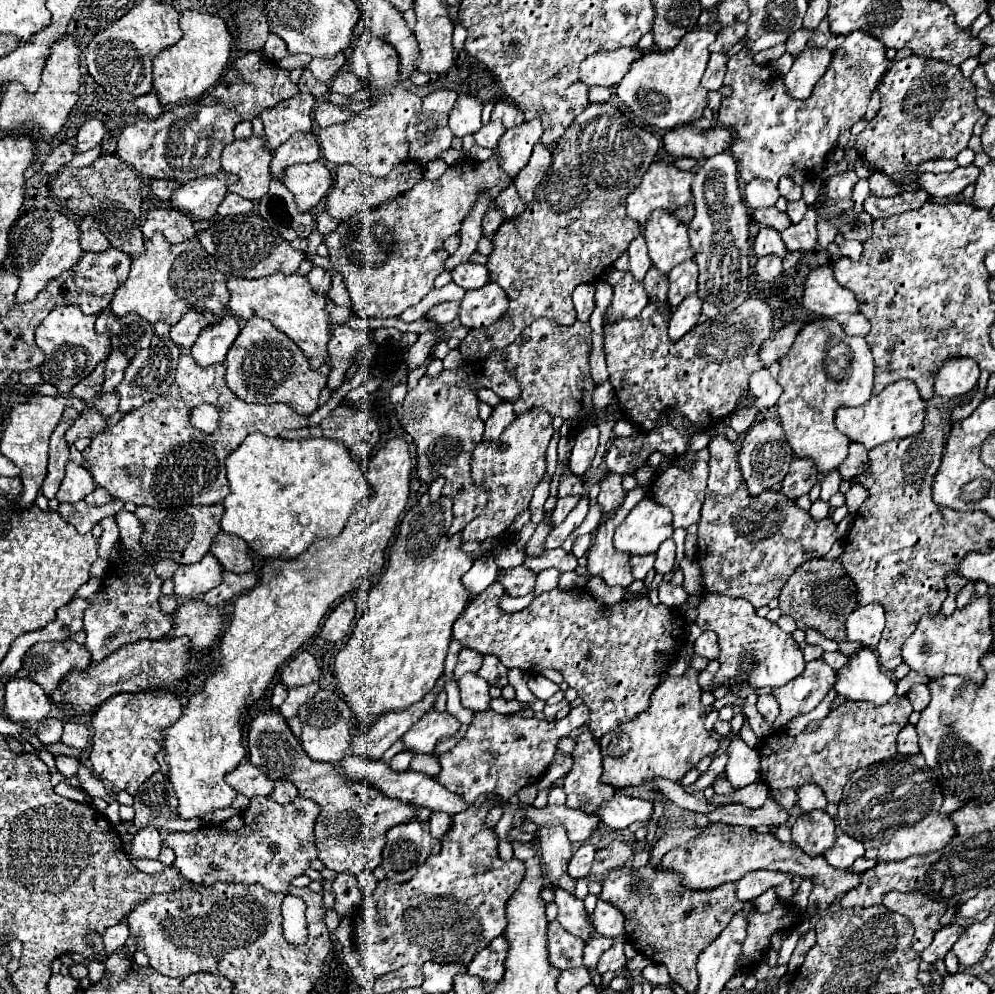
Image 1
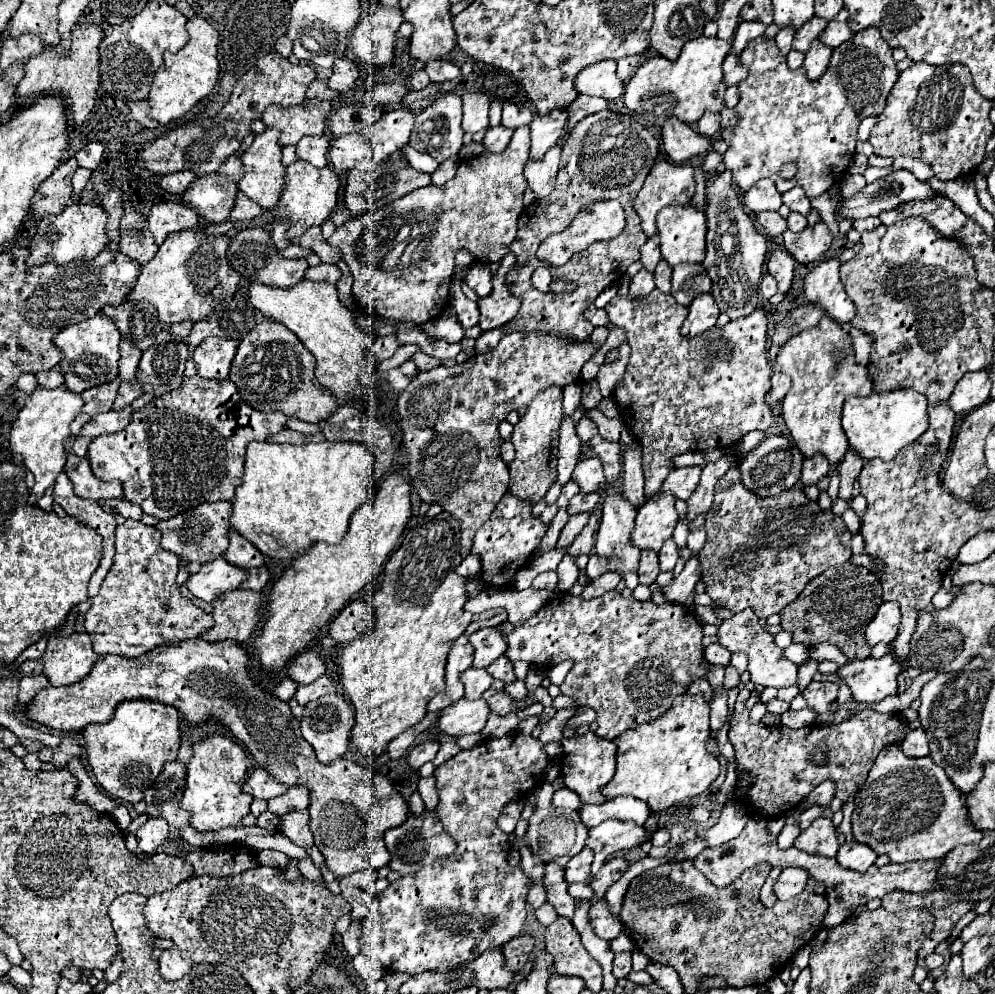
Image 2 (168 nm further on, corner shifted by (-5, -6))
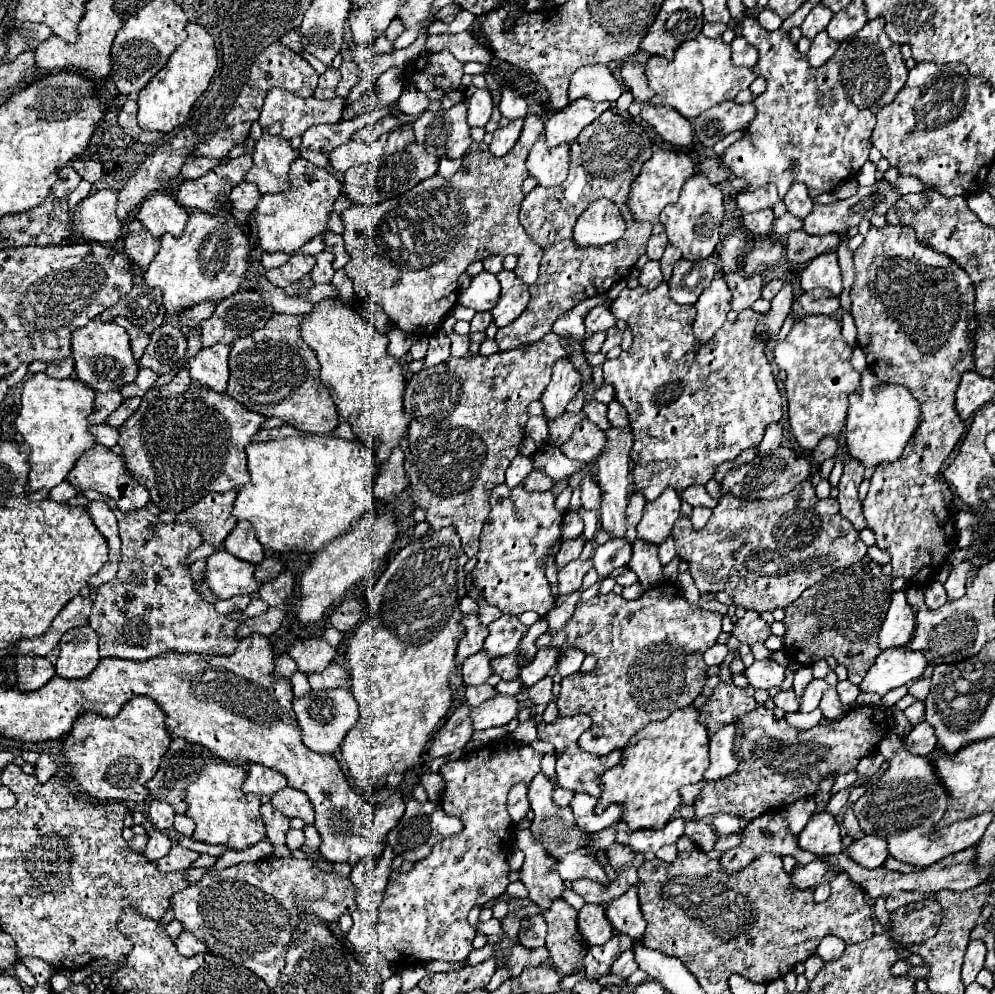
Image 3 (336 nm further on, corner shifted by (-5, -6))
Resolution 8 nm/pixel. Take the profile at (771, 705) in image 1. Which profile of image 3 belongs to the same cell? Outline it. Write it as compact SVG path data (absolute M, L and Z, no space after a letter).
M790 688L790 690L780 690L774 698L774 704L778 706L778 708L782 708L784 712L796 712L798 710L798 702L796 702L796 698L794 698L794 690Z

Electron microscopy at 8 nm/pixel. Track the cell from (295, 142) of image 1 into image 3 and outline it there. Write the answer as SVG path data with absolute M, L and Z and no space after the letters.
M384 106L384 108L376 108L368 114L356 116L352 120L342 120L336 124L324 124L324 126L312 126L302 134L302 144L298 148L300 156L306 158L308 162L316 164L316 166L328 166L328 156L336 146L344 144L346 140L350 140L352 132L356 132L358 128L376 122L380 116L390 114L392 106Z

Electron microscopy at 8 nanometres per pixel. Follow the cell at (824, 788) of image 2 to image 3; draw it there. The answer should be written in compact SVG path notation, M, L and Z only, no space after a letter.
M850 772L850 774L840 774L840 776L836 776L836 780L834 780L834 786L832 786L832 794L836 794L836 792L840 792L840 790L848 790L848 788L852 788L854 786L854 782L858 780L858 774L856 772Z

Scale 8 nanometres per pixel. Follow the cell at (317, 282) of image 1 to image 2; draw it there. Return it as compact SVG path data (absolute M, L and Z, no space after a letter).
M318 264L318 266L310 266L306 270L306 280L312 282L328 282L328 284L336 284L340 278L340 270L336 264Z

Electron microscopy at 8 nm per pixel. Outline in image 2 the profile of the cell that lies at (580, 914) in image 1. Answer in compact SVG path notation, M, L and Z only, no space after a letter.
M546 864L542 888L546 890L546 900L556 908L560 916L574 916L576 900L568 894L568 884L564 882L564 868L560 868L558 864Z

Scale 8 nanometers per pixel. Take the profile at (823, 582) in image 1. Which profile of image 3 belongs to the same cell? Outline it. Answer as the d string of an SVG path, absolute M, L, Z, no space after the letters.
M864 556L860 562L840 568L804 590L794 604L784 608L784 652L788 660L800 666L812 666L820 658L834 656L838 664L848 668L848 680L860 684L864 672L868 672L876 656L882 652L876 636L894 592L890 584L892 580L882 574L880 564L870 556Z

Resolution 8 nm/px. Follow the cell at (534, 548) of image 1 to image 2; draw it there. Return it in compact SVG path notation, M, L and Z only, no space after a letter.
M506 492L498 506L494 508L492 516L486 520L486 524L476 532L476 540L472 546L472 554L480 556L482 564L482 578L486 584L510 590L516 572L522 564L526 564L532 554L536 552L542 534L546 534L548 524L540 520L540 516L532 516L532 504L528 500L520 500Z

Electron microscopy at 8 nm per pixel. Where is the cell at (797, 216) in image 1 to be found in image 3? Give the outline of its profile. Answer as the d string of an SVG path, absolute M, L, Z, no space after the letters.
M786 212L786 214L784 214L782 218L778 218L776 224L774 224L774 232L780 234L780 236L786 236L788 232L800 230L800 228L802 228L802 220L796 218L796 216L792 216L790 212Z

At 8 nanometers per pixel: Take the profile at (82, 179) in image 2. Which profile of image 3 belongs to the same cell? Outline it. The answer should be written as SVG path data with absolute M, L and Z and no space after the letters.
M82 180L82 182L78 184L78 188L70 194L70 202L68 202L72 210L76 210L78 202L80 202L80 200L84 200L84 198L90 194L90 188L92 188L92 184L90 184L90 182L86 182L86 180Z

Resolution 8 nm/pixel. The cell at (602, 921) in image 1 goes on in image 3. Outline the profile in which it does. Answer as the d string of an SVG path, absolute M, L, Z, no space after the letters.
M586 904L578 912L578 928L588 946L606 944L612 938L612 926L608 924L604 906L600 904Z

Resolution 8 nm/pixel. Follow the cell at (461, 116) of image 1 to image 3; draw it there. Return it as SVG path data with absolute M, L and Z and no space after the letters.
M486 88L482 90L476 90L472 94L472 98L468 100L468 126L480 126L484 128L486 122L490 120L490 114L492 114L492 96Z

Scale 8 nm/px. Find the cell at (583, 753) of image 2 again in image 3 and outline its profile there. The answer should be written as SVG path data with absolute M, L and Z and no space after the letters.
M558 716L554 722L546 724L546 722L540 722L538 724L538 738L544 740L544 742L552 742L554 748L556 748L556 756L558 756L558 762L556 762L556 780L562 788L566 790L572 790L572 792L586 792L594 798L600 798L600 776L616 766L622 758L622 750L614 750L606 756L594 756L594 754L588 754L584 752L580 746L578 746L578 736L590 728L590 720L588 716L570 716L570 718L564 718L564 716Z

